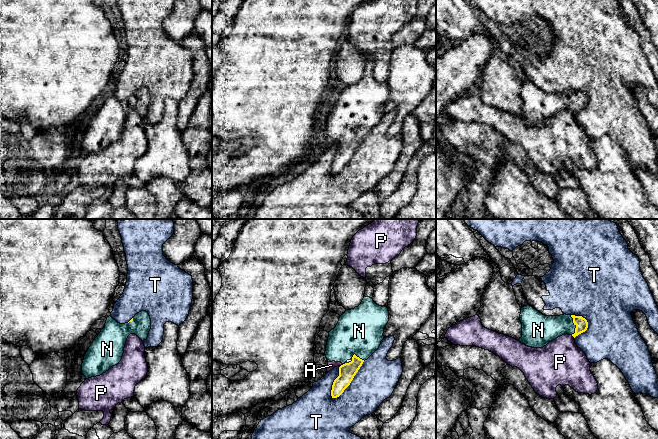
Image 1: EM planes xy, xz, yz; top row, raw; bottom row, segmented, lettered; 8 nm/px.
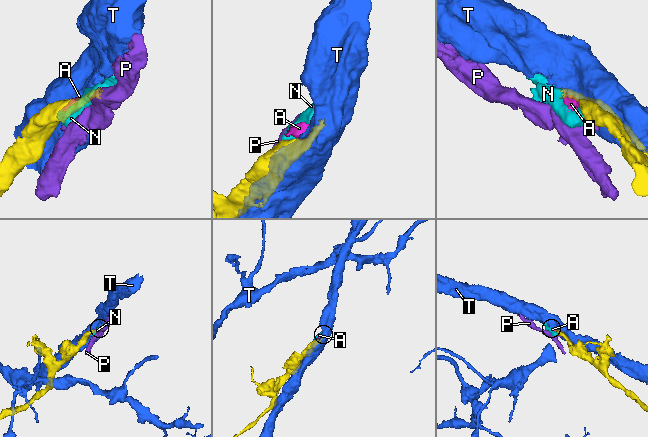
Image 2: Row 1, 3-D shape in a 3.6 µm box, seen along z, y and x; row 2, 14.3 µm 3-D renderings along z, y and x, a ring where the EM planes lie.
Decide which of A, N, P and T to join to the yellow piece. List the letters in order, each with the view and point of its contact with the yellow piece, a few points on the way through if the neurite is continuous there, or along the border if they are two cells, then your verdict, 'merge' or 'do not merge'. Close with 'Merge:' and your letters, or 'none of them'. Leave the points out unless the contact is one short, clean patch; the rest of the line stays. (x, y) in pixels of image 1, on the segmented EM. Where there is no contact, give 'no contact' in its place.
A: contact xz (341, 365); merge
N: contact yz (574, 324); merge
P: contact yz (573, 336); do not merge
T: contact xz (350, 382); do not merge
Merge: A, N

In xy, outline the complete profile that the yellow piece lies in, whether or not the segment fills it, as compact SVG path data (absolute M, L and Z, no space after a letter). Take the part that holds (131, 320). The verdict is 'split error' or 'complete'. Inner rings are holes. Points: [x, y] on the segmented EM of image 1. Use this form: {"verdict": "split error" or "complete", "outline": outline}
{"verdict": "split error", "outline": "M146 311L137 313L128 323L120 324L111 316L84 356L82 374L86 379L100 376L117 365L123 356L130 334L146 340L151 329L151 319Z"}

